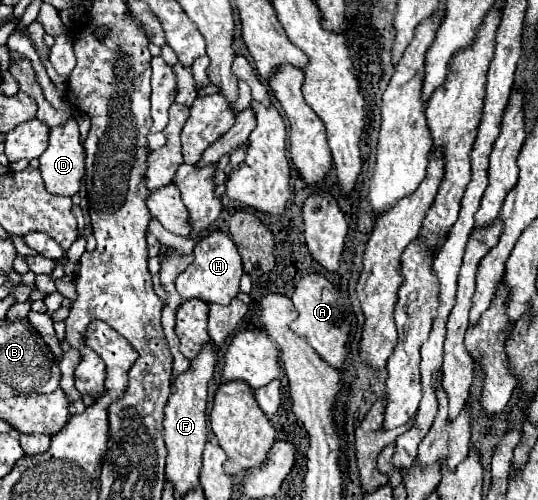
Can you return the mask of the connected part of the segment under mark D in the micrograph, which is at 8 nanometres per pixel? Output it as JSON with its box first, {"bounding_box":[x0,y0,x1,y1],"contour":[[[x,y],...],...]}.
{"bounding_box":[40,120,84,196],"contour":[[[76,120],[50,130],[50,144],[40,156],[44,186],[56,196],[74,196],[84,178],[84,148]]]}

